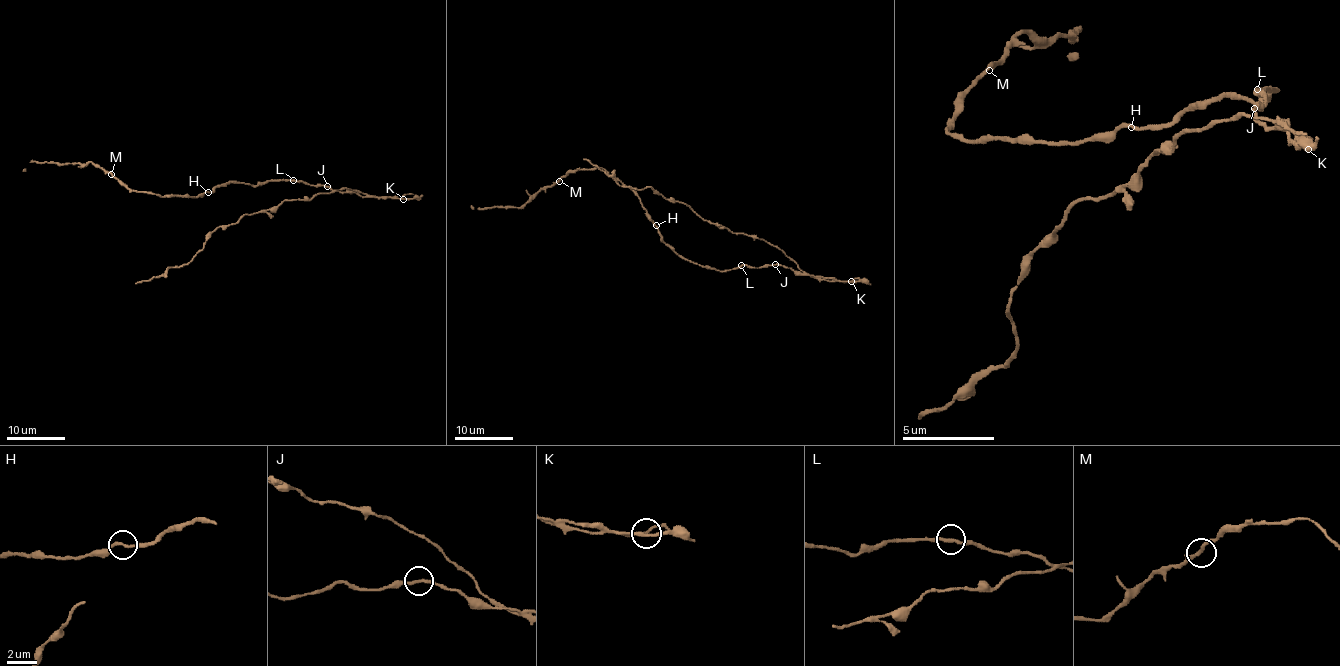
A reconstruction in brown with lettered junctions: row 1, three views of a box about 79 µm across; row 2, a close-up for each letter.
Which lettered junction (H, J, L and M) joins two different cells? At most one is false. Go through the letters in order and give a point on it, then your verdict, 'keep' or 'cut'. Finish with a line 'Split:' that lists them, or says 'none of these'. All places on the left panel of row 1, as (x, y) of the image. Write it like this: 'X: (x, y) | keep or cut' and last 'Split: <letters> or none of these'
H: (208, 192) | keep
J: (327, 186) | keep
L: (293, 180) | keep
M: (111, 174) | keep
Split: none of these

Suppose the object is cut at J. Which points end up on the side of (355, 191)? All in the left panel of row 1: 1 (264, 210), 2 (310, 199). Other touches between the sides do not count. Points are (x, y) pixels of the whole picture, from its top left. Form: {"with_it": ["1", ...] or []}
{"with_it": ["1", "2"]}

